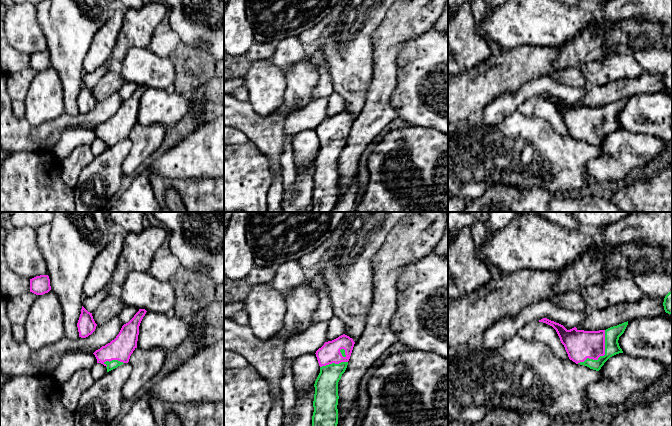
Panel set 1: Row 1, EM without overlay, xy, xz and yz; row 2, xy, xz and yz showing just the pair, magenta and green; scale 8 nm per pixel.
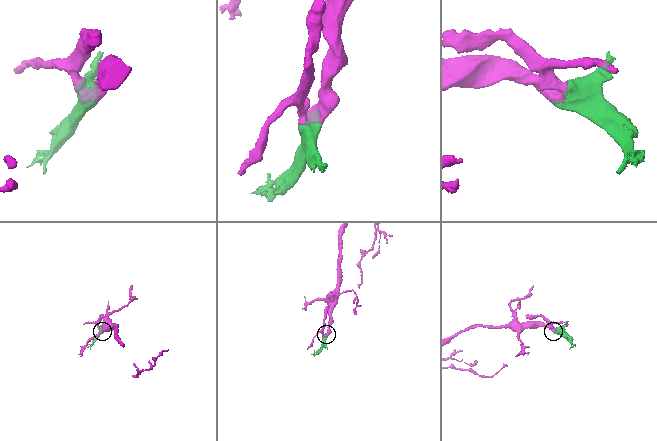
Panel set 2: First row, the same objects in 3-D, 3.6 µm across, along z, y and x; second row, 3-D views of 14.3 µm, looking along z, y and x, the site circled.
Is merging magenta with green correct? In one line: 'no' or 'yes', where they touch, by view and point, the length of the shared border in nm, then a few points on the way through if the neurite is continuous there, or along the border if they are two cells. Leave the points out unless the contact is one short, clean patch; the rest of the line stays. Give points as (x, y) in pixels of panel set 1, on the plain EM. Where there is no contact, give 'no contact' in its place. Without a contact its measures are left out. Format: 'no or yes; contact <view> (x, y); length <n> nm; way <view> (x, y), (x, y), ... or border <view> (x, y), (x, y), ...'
yes; contact yz (602, 131); length 360 nm

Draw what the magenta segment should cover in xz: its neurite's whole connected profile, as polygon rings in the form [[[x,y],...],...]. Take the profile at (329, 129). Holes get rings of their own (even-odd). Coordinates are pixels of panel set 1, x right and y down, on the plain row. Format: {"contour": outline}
{"contour": [[[343,110],[316,127],[320,149],[315,157],[311,212],[331,212],[338,200],[338,158],[345,148],[355,118]]]}

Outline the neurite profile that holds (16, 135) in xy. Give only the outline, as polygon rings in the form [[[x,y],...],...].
[[[0,74],[0,149],[8,153],[49,150],[65,130],[93,130],[114,116],[122,102],[119,93],[115,92],[105,100],[97,101],[95,107],[86,114],[70,116],[63,113],[34,127],[27,120],[18,119],[13,115],[12,100],[6,90],[6,76]]]

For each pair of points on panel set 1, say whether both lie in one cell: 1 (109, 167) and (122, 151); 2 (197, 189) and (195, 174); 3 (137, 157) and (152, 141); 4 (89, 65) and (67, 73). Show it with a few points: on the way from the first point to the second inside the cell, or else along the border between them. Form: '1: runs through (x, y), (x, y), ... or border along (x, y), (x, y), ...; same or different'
1: runs through (110, 163), (118, 155); same
2: border along (173, 178), (186, 181), (213, 179); different
3: runs through (140, 153), (148, 145); same
4: border along (89, 44), (89, 49), (83, 61), (84, 72); different

